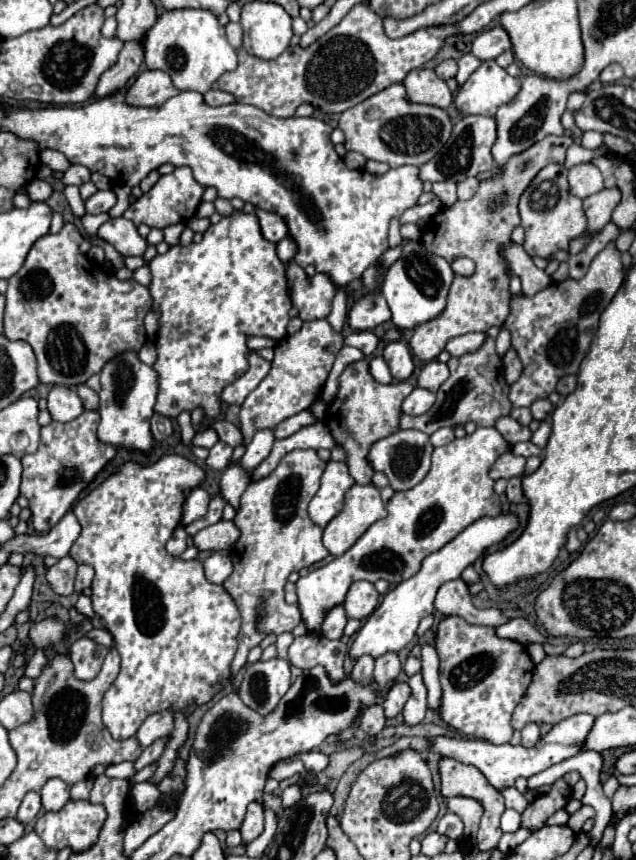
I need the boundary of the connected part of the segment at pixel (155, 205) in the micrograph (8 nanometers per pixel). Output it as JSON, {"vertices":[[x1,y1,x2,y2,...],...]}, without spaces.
{"vertices":[[176,167,174,173,160,177,160,181,148,193,144,193,136,203,132,203,128,207,128,211,124,213,124,217,134,221,136,225,146,223,146,225,158,227,158,229,164,229,174,223,186,223,196,215,196,209,202,201,202,193,204,193,204,187,194,179,192,169]]}

